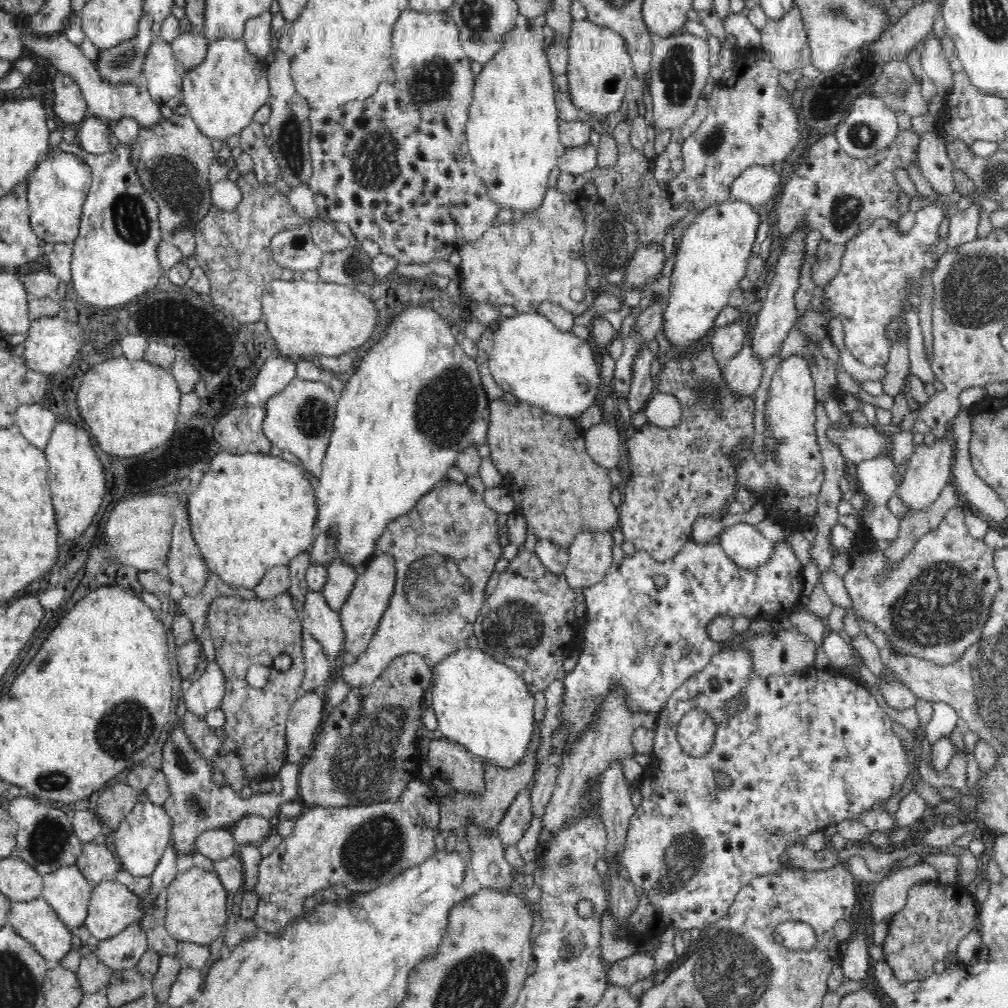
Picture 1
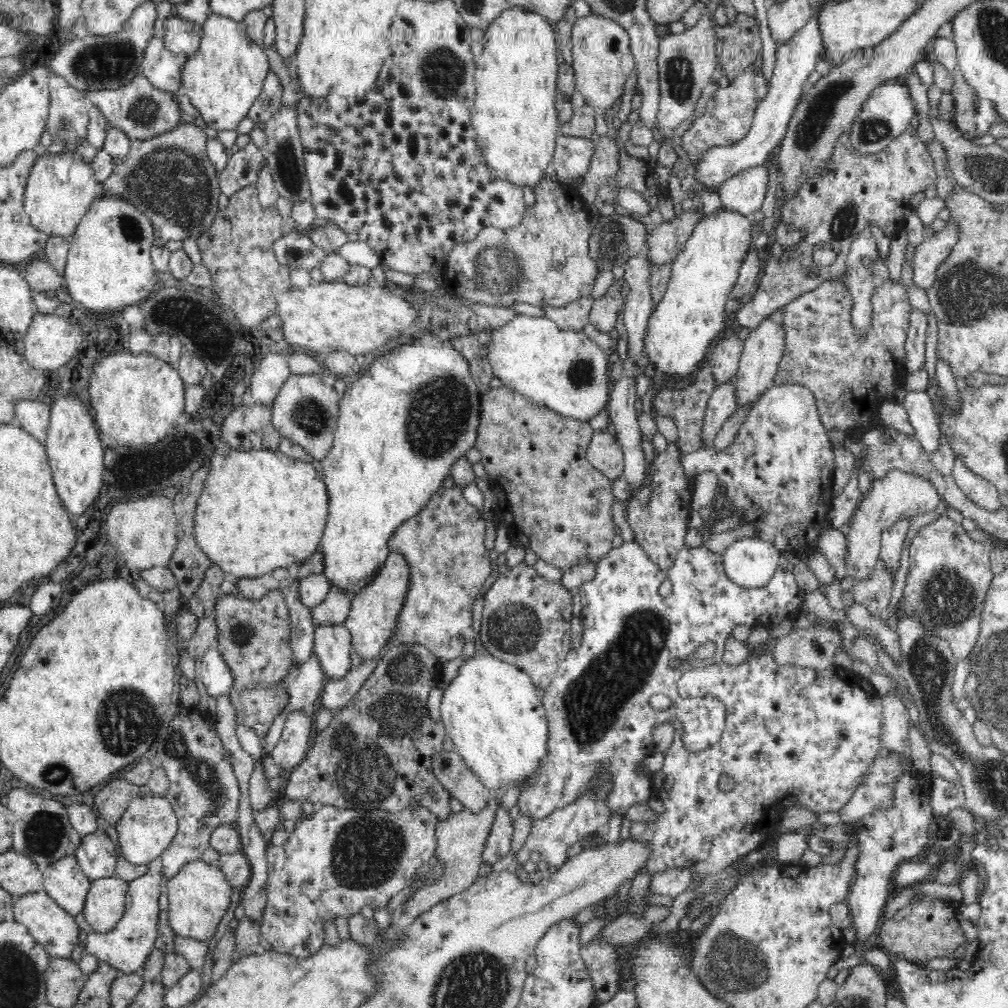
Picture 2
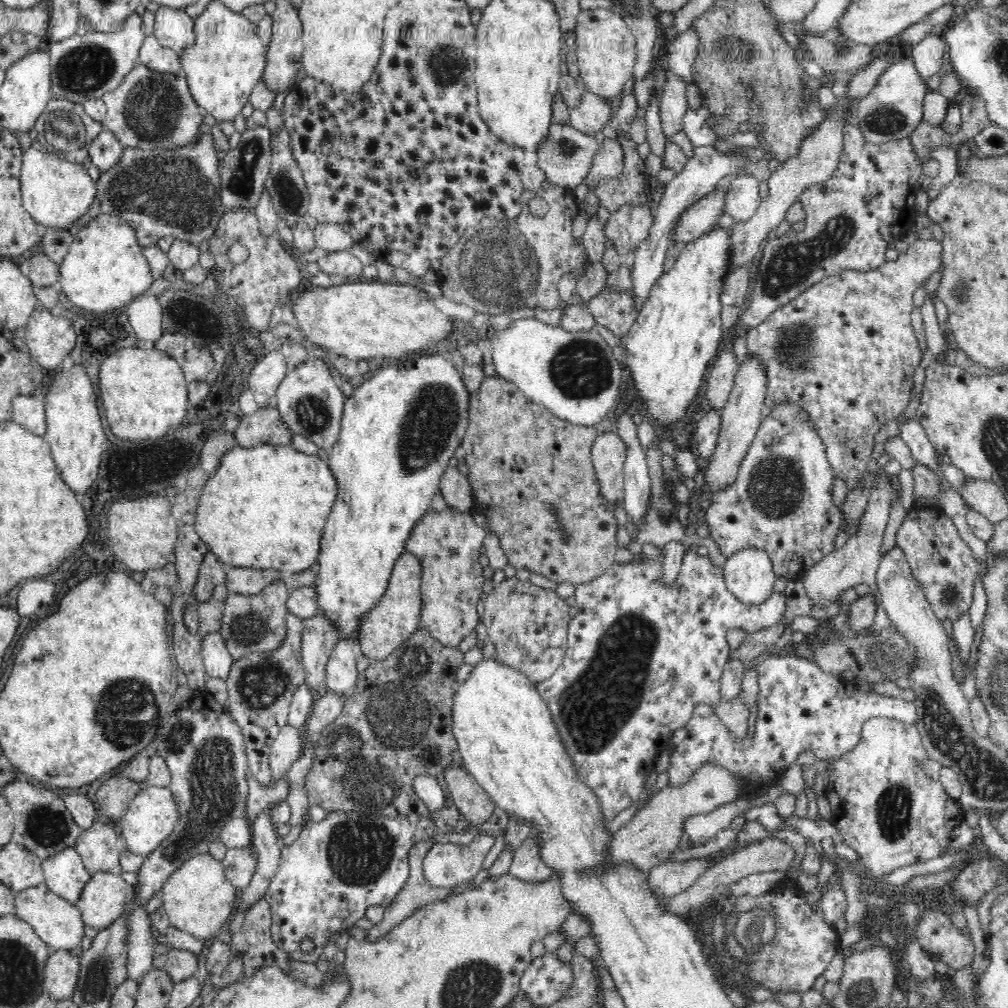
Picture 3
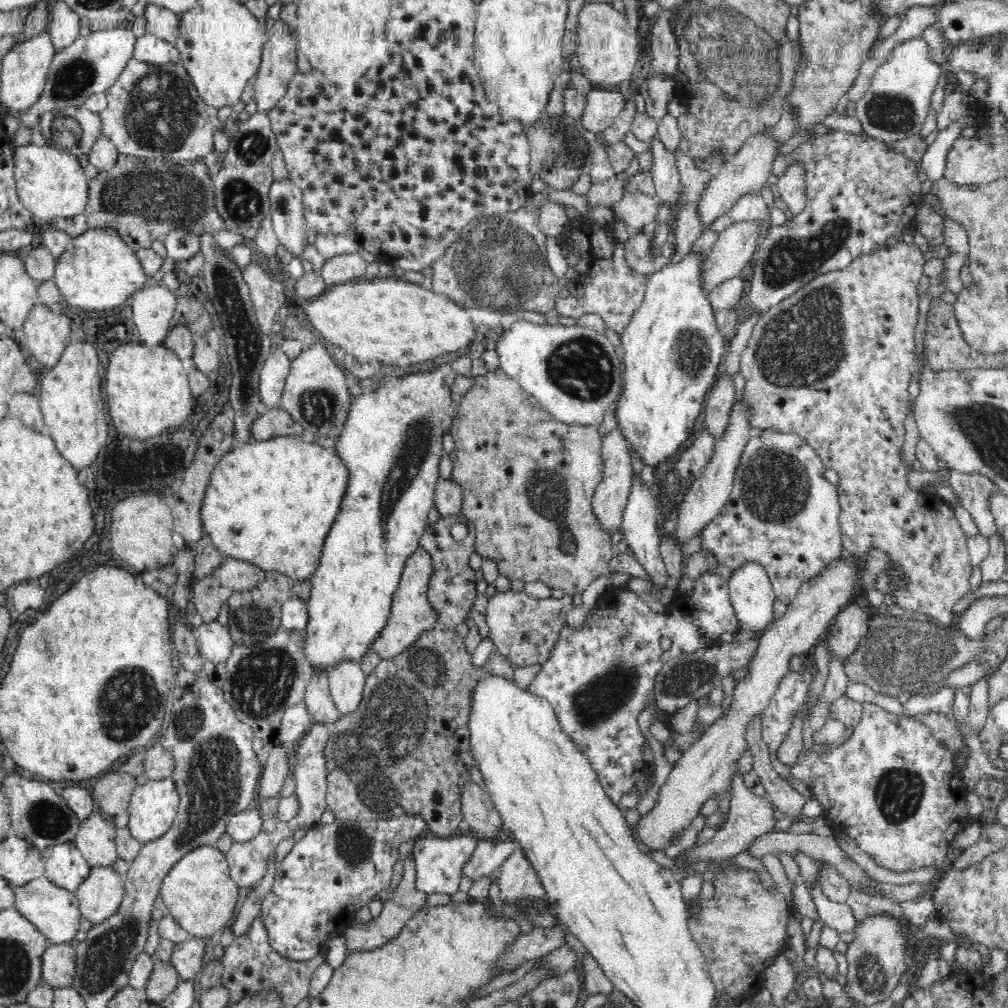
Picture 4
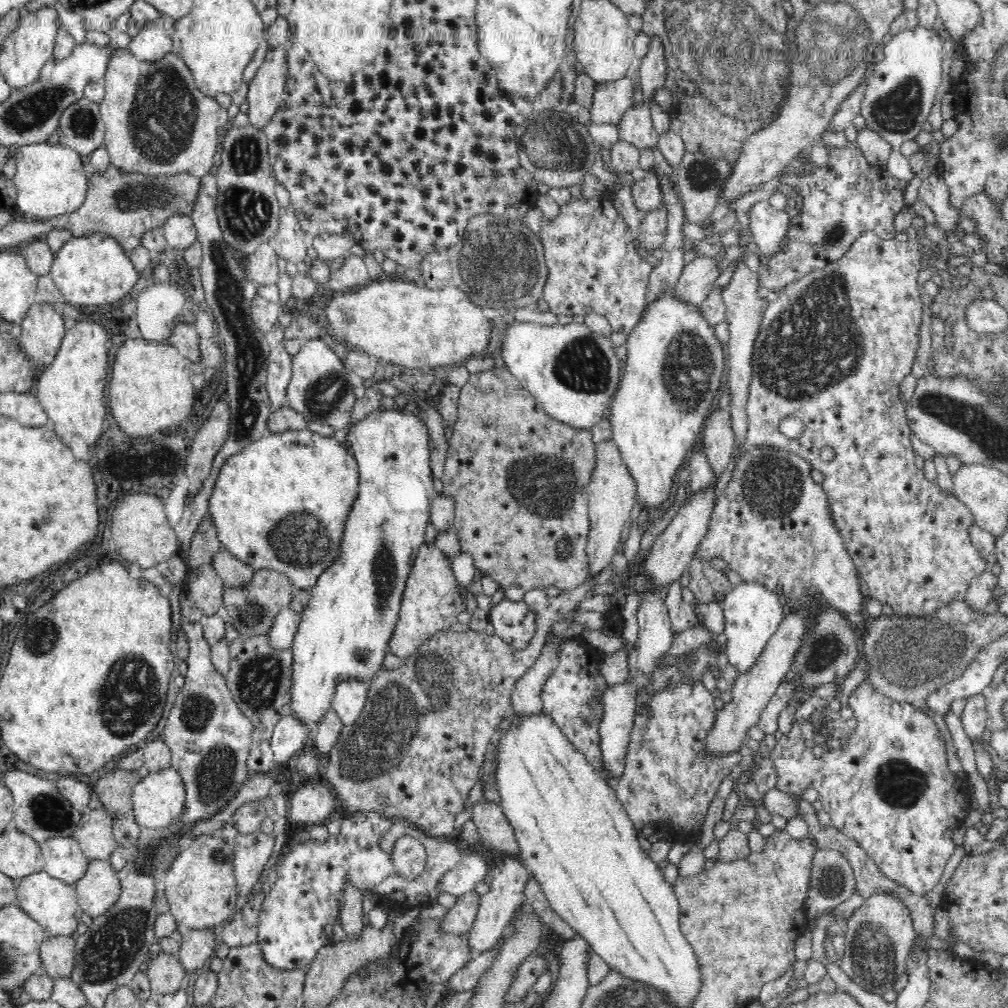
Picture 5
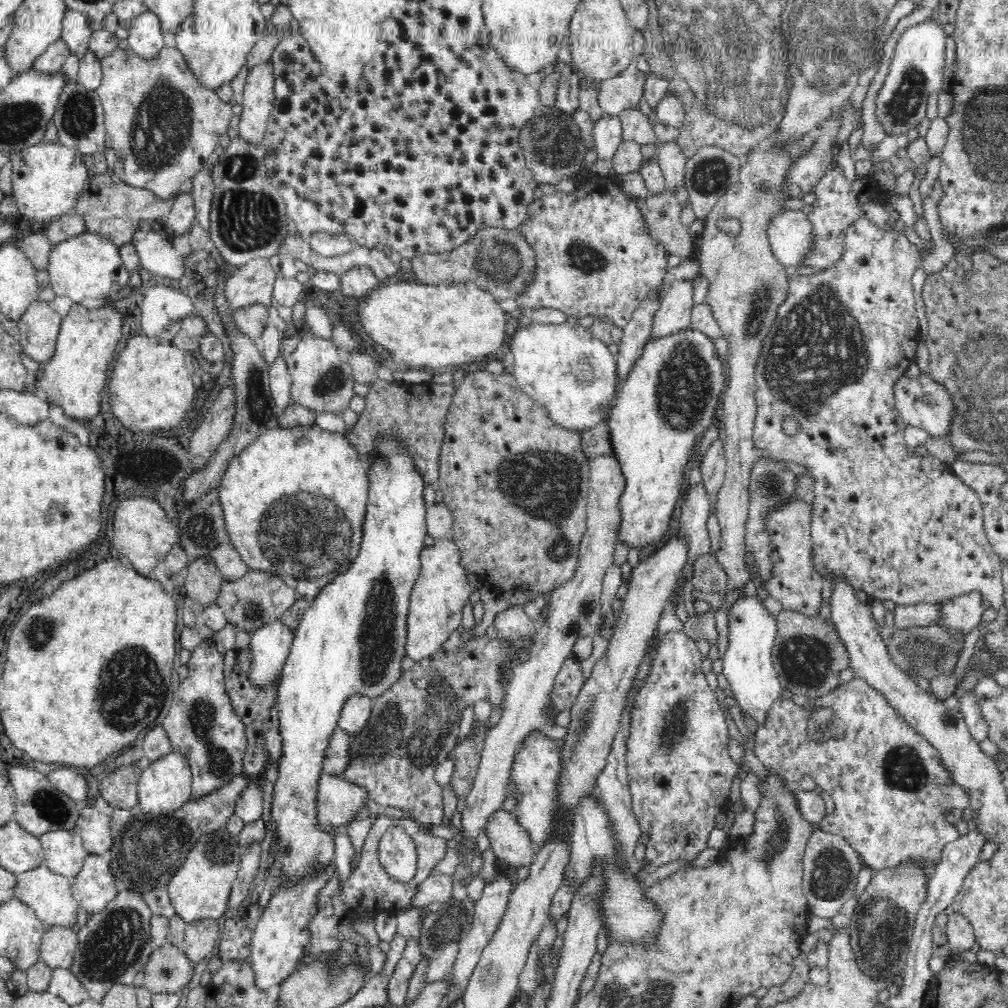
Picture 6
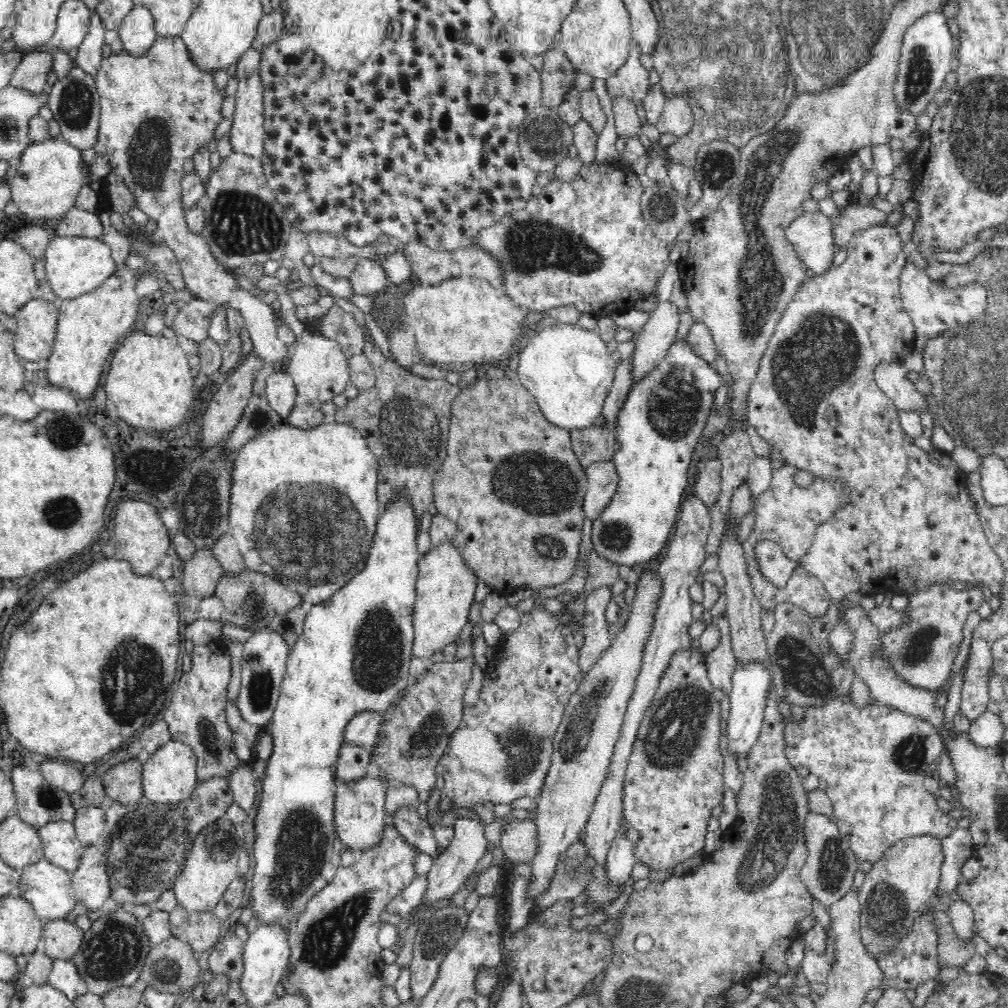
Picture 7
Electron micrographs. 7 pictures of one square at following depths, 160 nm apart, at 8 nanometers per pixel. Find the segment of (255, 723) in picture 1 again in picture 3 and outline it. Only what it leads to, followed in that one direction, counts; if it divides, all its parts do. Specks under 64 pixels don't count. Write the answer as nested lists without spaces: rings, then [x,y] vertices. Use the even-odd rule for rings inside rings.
[[[279,578],[255,595],[244,596],[229,592],[222,608],[219,634],[223,637],[234,662],[242,660],[242,657],[248,654],[270,654],[282,646],[288,636],[285,619],[291,590],[286,587]]]

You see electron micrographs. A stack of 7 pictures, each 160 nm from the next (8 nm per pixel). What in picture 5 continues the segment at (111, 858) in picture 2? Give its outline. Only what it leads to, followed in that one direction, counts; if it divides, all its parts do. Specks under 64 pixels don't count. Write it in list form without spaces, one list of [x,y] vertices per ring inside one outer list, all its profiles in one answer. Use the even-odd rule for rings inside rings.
[[[87,809],[81,813],[79,827],[72,836],[91,861],[108,861],[112,853],[120,849],[113,833],[113,815],[106,810]]]

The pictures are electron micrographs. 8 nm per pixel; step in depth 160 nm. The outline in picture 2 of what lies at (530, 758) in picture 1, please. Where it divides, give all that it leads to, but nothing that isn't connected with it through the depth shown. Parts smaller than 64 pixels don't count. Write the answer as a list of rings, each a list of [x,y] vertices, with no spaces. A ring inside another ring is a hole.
[[[502,795],[493,796],[480,812],[472,812],[465,807],[460,812],[451,811],[447,819],[438,822],[435,830],[437,838],[435,854],[438,854],[439,860],[444,862],[446,869],[437,884],[422,886],[411,896],[406,905],[406,914],[410,919],[427,912],[429,908],[432,908],[439,901],[464,892],[478,878],[478,871],[483,862],[481,853],[484,852],[497,810],[502,805],[501,798]]]

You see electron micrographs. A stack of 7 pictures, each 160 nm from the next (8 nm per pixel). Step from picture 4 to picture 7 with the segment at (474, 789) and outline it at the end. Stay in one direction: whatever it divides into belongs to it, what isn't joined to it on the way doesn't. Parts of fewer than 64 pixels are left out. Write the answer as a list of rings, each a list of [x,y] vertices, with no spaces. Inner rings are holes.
[[[535,817],[512,820],[506,823],[500,834],[500,848],[506,863],[532,863],[539,847]]]

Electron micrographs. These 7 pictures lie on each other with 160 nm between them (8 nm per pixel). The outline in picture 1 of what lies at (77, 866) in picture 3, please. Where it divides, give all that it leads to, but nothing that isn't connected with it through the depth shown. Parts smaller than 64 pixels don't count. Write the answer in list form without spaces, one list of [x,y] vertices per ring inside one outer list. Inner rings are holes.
[[[77,865],[62,866],[43,876],[42,897],[69,929],[84,926],[94,885]]]

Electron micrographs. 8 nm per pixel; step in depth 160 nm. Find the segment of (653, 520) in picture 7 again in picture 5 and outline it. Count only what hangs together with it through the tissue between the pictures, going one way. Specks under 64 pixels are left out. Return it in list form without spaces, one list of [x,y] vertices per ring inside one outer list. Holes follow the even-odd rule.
[[[675,289],[647,304],[638,324],[626,335],[625,347],[626,365],[606,418],[611,422],[613,443],[620,449],[621,459],[638,486],[638,500],[644,508],[658,508],[668,498],[680,464],[703,432],[704,422],[722,393],[720,380],[726,356],[713,327],[701,313],[701,306],[678,299]]]

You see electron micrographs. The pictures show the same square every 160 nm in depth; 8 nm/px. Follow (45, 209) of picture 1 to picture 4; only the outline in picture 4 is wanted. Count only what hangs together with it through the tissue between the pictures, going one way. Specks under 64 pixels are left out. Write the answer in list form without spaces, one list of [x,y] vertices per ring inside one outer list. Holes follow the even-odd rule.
[[[32,142],[15,150],[15,180],[17,196],[42,228],[54,219],[71,219],[84,212],[89,199],[89,182],[75,151],[55,149]]]

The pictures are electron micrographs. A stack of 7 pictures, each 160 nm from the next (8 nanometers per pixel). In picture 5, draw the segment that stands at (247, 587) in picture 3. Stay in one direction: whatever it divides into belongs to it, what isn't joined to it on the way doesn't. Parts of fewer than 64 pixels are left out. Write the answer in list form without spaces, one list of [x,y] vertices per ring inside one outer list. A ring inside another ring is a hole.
[[[228,550],[218,551],[213,558],[213,567],[218,573],[218,577],[222,579],[224,587],[240,586],[240,584],[248,584],[249,580],[252,580],[255,570],[238,560]]]

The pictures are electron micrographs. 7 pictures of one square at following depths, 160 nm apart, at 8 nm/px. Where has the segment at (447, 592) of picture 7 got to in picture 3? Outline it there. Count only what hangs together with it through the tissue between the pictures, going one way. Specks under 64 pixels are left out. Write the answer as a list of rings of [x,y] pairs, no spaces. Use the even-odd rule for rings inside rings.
[[[405,551],[396,559],[382,598],[362,616],[359,623],[359,638],[362,653],[370,660],[385,660],[404,641],[420,628],[421,568],[419,557]]]

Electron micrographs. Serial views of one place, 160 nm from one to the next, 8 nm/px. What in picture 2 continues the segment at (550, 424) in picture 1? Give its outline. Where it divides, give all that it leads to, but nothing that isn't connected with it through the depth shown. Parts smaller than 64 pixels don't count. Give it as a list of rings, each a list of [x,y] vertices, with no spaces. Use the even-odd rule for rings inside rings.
[[[503,385],[500,388],[490,388],[481,392],[481,413],[477,429],[478,442],[476,442],[475,446],[480,450],[480,454],[482,454],[482,464],[488,476],[490,476],[490,485],[492,488],[496,488],[494,492],[498,496],[498,508],[502,510],[504,520],[506,520],[506,522],[501,521],[500,523],[508,530],[511,542],[516,542],[517,546],[534,550],[539,558],[543,558],[548,564],[556,566],[556,568],[561,568],[563,571],[566,571],[570,567],[581,566],[584,562],[595,562],[602,559],[612,548],[612,540],[614,540],[615,536],[615,525],[614,521],[612,521],[612,503],[615,496],[613,495],[612,480],[602,475],[600,471],[597,471],[586,457],[580,458],[578,456],[580,452],[585,452],[585,450],[582,450],[584,448],[582,446],[584,440],[590,443],[593,436],[593,430],[588,421],[565,417],[550,409],[541,409],[539,405],[528,400],[522,394]]]

